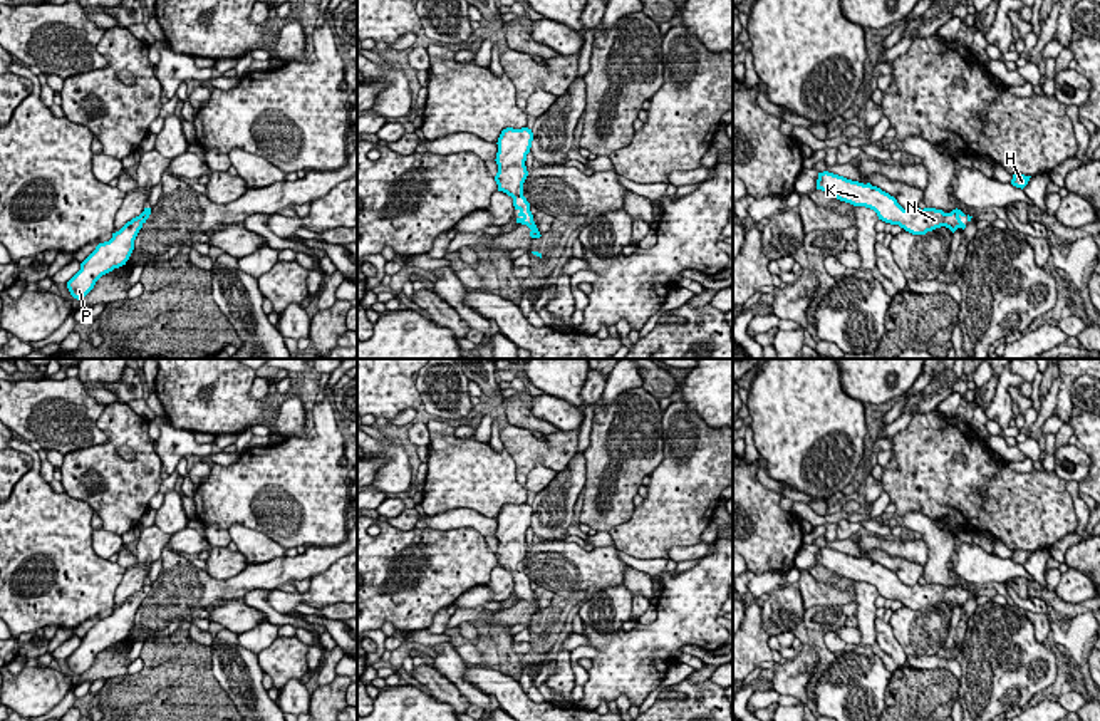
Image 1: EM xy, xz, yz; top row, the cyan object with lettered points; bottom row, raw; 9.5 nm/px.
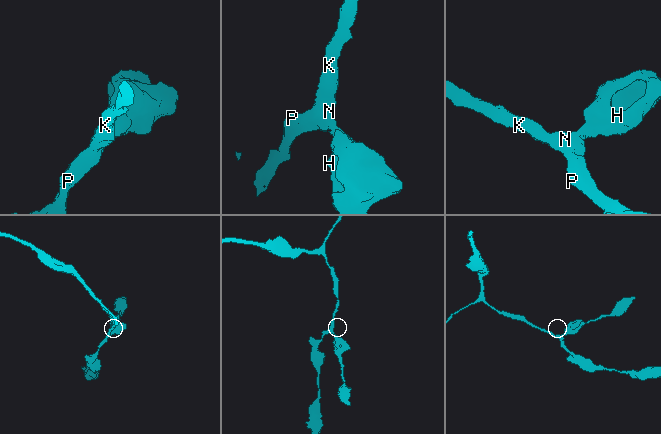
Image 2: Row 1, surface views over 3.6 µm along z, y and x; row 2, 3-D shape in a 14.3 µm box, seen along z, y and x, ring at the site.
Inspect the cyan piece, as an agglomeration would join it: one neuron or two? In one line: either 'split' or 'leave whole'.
leave whole

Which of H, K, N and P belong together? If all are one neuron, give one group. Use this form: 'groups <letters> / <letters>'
groups H K N P

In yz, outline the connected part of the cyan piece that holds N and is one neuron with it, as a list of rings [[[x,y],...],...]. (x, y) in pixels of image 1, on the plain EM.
[[[828,547],[818,548],[817,565],[822,565],[854,582],[870,584],[877,589],[879,595],[890,600],[899,600],[912,610],[926,610],[927,607],[941,602],[949,604],[952,609],[957,604],[966,604],[961,597],[966,590],[957,584],[951,589],[944,589],[936,584],[904,585],[894,572],[880,563],[872,562],[870,558],[864,560],[852,557]]]

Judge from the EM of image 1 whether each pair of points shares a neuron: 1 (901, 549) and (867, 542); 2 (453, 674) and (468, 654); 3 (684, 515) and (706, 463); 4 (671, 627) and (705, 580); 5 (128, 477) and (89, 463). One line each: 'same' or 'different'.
1: same
2: different
3: same
4: same
5: same

